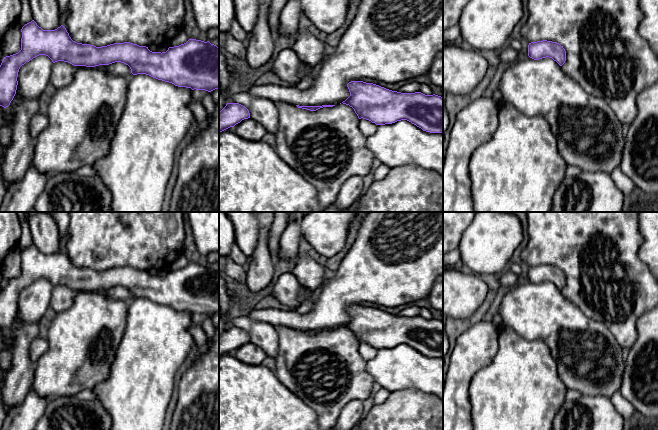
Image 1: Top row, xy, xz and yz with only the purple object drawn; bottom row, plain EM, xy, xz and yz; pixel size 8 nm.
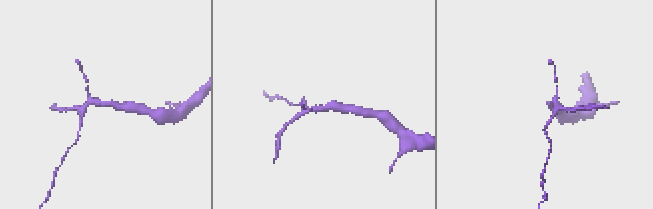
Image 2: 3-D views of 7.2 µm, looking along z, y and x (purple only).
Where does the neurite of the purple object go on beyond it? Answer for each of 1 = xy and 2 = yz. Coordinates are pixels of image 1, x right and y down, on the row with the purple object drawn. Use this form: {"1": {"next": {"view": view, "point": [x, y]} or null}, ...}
{"1": {"next": null}, "2": {"next": null}}

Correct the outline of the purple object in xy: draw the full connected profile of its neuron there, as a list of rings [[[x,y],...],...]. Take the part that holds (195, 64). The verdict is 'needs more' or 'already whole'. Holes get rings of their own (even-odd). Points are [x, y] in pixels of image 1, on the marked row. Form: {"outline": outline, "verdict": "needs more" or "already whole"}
{"outline": [[[34,20],[25,24],[21,32],[21,50],[16,54],[4,57],[0,65],[0,106],[4,108],[10,105],[16,94],[20,67],[39,55],[48,56],[53,63],[64,61],[74,66],[95,67],[121,62],[130,67],[133,75],[146,74],[175,86],[192,90],[211,92],[219,89],[219,48],[209,41],[189,39],[186,43],[169,47],[166,52],[161,53],[152,52],[146,46],[130,42],[114,43],[102,47],[77,43],[71,39],[63,25],[55,30],[43,30]]], "verdict": "already whole"}

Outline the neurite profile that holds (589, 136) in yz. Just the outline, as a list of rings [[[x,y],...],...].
[[[552,58],[517,60],[504,71],[498,89],[502,102],[513,104],[528,116],[541,115],[547,120],[557,139],[558,152],[568,166],[607,174],[620,168],[626,143],[623,125],[606,102],[583,90]]]

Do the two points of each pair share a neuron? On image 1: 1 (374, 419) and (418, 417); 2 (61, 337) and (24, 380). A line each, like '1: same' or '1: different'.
1: same
2: different

